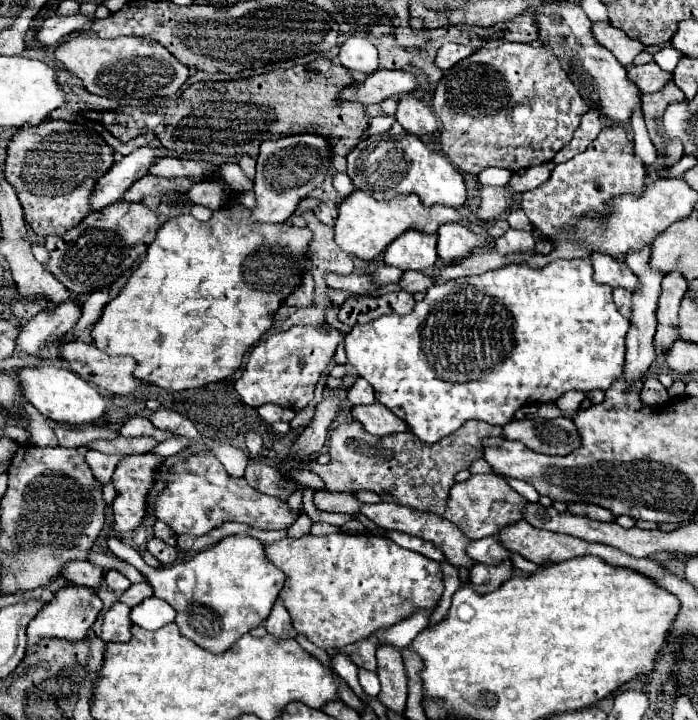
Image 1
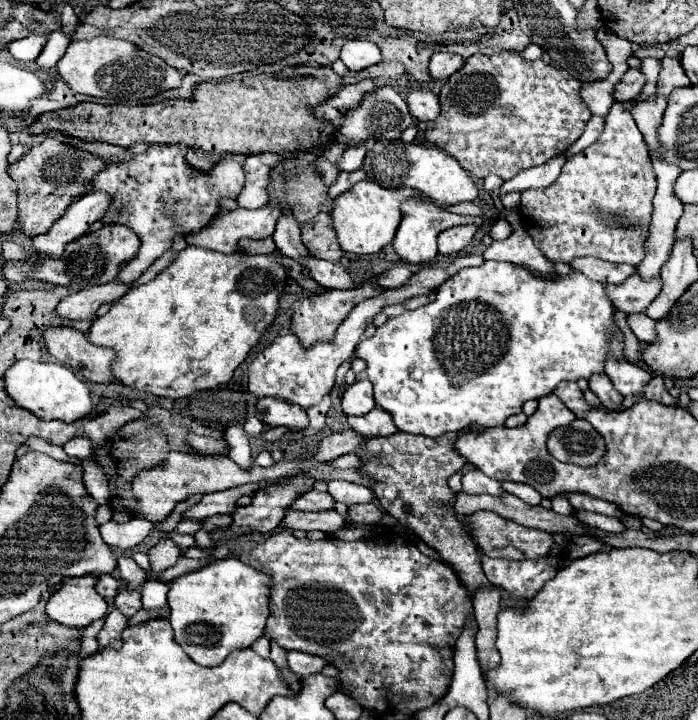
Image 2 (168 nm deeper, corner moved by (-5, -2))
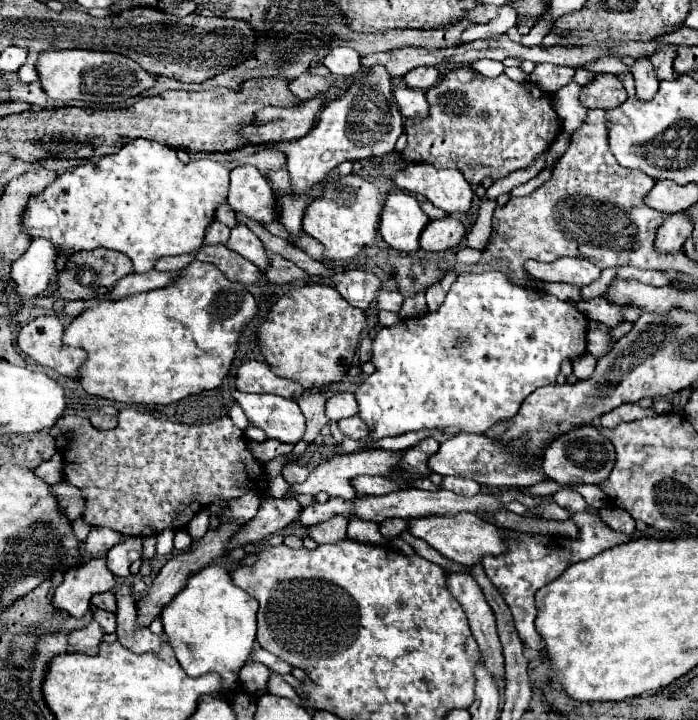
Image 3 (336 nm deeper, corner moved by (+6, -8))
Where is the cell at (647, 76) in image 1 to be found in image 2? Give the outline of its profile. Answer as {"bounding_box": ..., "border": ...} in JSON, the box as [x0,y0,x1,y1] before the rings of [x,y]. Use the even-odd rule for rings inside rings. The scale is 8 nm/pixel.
{"bounding_box":[613,68,645,102],"border":[[[629,68],[629,70],[625,72],[625,76],[621,78],[621,82],[615,86],[615,94],[613,94],[613,98],[615,98],[617,102],[633,100],[633,98],[639,96],[643,84],[645,84],[645,76],[643,76],[643,72],[641,72],[639,68]]]}

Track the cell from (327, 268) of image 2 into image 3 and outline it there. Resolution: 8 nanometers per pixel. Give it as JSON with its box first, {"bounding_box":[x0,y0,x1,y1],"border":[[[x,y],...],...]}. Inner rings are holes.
{"bounding_box":[266,252,310,284],"border":[[[266,252],[268,254],[268,258],[270,258],[270,268],[266,270],[266,278],[272,282],[272,284],[290,284],[290,282],[296,282],[296,280],[300,280],[300,282],[310,282],[310,276],[302,270],[302,268],[298,268],[296,264],[292,264],[292,262],[288,262],[288,260],[284,260],[282,256],[278,256],[278,254],[270,254],[270,252]]]}

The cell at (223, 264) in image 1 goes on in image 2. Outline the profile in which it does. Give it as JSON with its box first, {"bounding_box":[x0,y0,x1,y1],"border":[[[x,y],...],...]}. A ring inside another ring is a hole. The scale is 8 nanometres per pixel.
{"bounding_box":[87,246,289,398],"border":[[[189,246],[177,252],[173,264],[159,272],[157,278],[133,288],[121,300],[113,302],[105,316],[95,318],[87,338],[95,346],[115,350],[117,358],[111,366],[111,374],[115,380],[135,390],[165,398],[185,398],[193,392],[227,384],[233,378],[235,368],[247,358],[263,330],[277,316],[279,294],[285,290],[285,280],[289,276],[287,268],[275,262],[279,258],[279,252],[249,256],[239,250],[227,256],[215,250]]]}

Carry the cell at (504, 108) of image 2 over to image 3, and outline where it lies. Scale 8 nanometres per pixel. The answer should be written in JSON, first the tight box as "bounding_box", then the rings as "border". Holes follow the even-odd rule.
{"bounding_box":[404,68,562,184],"border":[[[472,68],[450,70],[436,86],[426,92],[430,114],[426,120],[406,120],[408,146],[404,156],[412,162],[428,162],[436,168],[458,168],[468,184],[480,184],[484,178],[500,180],[510,172],[524,170],[544,154],[562,130],[554,112],[552,98],[532,82],[514,82],[506,74],[486,78]]]}

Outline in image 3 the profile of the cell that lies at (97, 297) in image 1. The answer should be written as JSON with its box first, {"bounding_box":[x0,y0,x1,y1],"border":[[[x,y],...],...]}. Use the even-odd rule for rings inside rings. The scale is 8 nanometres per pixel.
{"bounding_box":[22,140,230,274],"border":[[[132,140],[118,154],[94,158],[62,174],[42,194],[32,196],[22,224],[32,238],[48,238],[58,250],[76,252],[104,247],[124,252],[132,260],[134,272],[144,274],[162,256],[188,254],[202,246],[204,232],[214,220],[216,208],[228,198],[228,174],[230,170],[220,162],[194,160],[182,164],[170,146],[152,140]]]}

